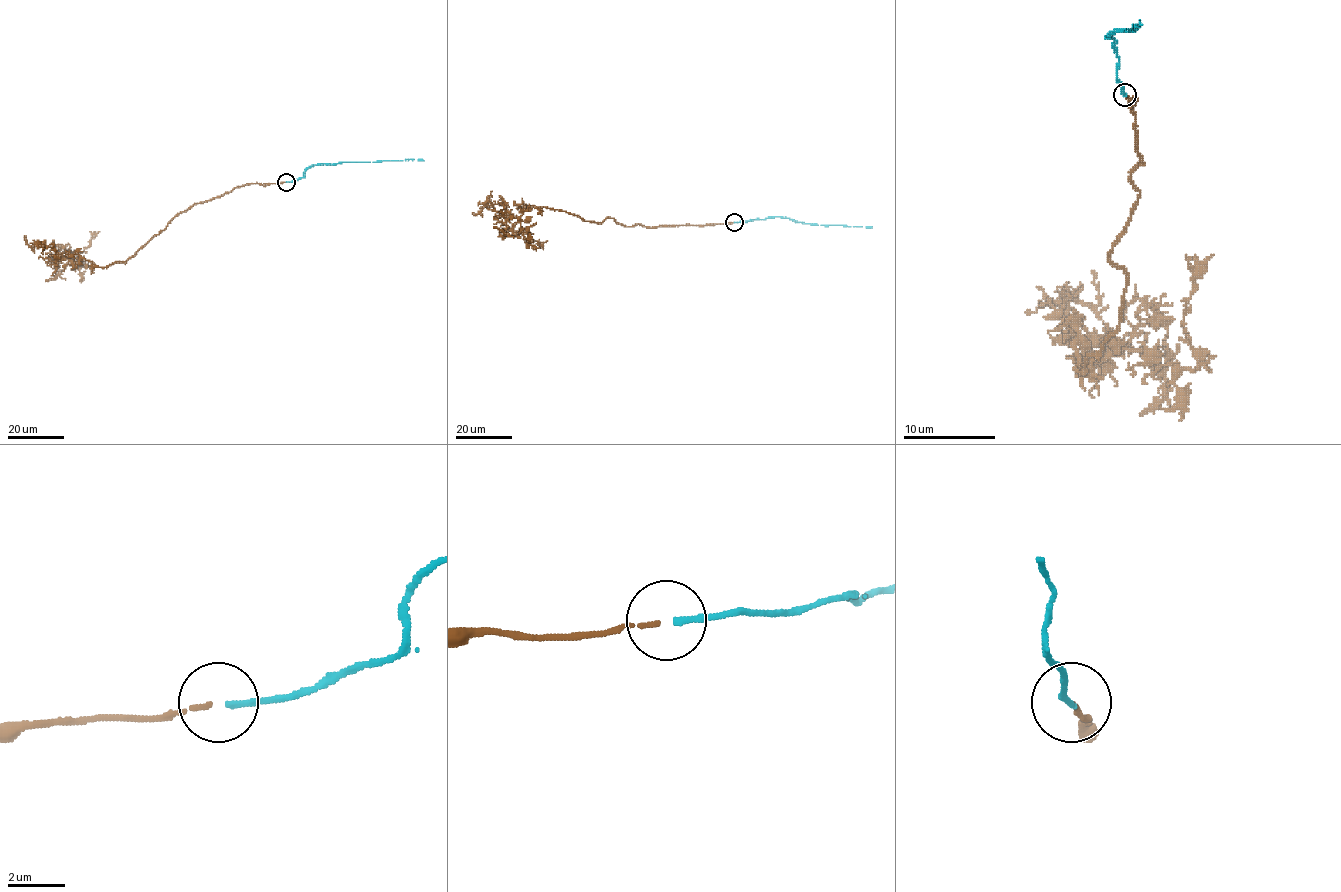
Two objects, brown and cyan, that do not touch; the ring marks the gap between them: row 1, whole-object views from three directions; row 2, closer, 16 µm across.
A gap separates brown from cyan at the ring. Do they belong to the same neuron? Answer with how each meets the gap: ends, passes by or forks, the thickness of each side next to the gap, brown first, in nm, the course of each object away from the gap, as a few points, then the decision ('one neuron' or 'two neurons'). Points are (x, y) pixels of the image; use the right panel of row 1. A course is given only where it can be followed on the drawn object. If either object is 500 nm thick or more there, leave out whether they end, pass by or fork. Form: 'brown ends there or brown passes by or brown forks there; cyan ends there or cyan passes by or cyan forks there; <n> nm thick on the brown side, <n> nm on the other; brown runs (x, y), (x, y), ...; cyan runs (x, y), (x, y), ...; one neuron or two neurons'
brown ends there; cyan ends there; 150 nm thick on the brown side, 190 nm on the other; brown runs (1126, 93), (1142, 160), (1110, 259), (1126, 289), (1075, 369), (1075, 344), (1197, 367), (1186, 254); cyan runs (1126, 93), (1117, 77), (1112, 36), (1107, 38), (1114, 31), (1130, 31), (1140, 20), (1140, 25); one neuron

